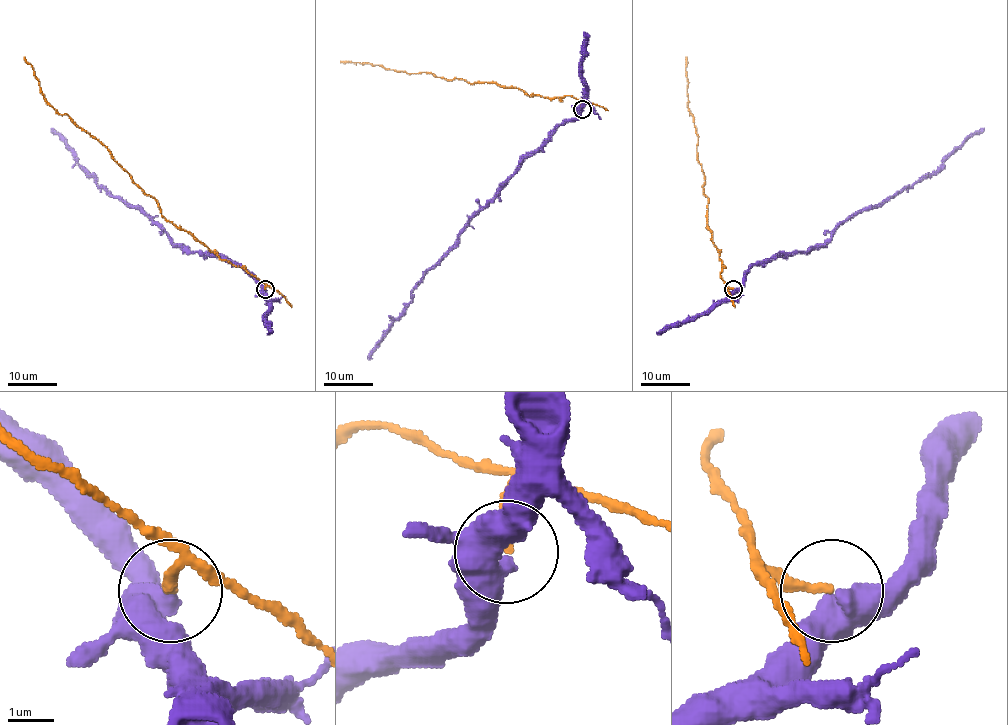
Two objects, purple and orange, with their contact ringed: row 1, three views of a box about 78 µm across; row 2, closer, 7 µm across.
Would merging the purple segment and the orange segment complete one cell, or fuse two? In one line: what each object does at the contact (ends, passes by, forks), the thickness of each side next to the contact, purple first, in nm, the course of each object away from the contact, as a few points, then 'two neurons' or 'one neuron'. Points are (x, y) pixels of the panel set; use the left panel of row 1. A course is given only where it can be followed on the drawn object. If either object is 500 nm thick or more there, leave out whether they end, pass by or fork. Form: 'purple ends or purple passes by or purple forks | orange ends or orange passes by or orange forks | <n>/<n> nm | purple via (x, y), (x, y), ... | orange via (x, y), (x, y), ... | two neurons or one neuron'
550/200 nm | purple via (266, 289), (240, 264), (180, 248), (143, 210), (127, 207), (107, 189), (101, 188), (53, 128) | orange via (266, 289), (170, 223), (159, 203), (103, 145), (46, 100), (24, 57) | two neurons

